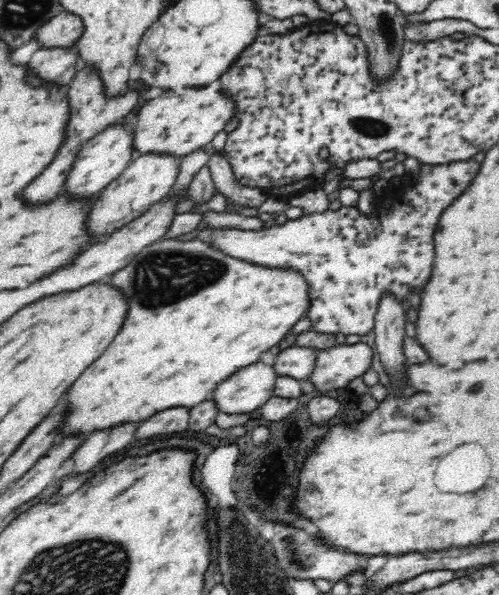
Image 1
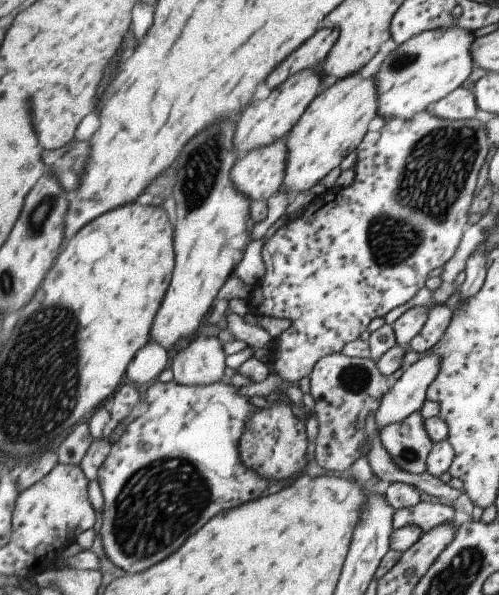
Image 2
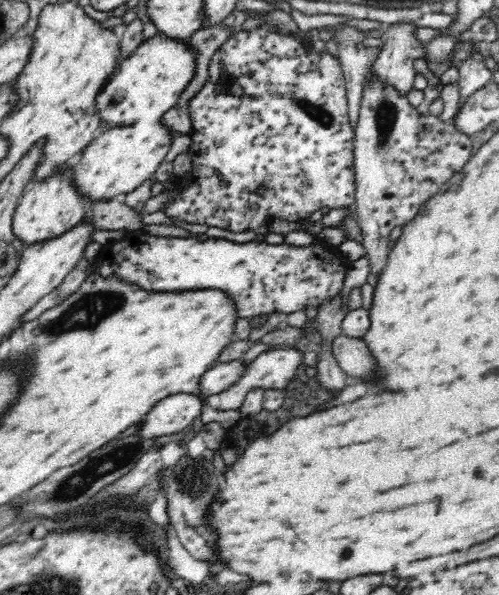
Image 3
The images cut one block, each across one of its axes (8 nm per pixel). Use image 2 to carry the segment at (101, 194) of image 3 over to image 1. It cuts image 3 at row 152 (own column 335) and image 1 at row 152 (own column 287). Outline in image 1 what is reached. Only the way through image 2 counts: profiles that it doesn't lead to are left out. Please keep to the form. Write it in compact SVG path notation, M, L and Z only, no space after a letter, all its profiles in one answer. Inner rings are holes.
M218 82L183 92L164 91L160 96L145 103L136 112L132 128L134 156L164 155L182 158L202 150L218 132L224 130L228 119L236 114L234 103L220 90Z

